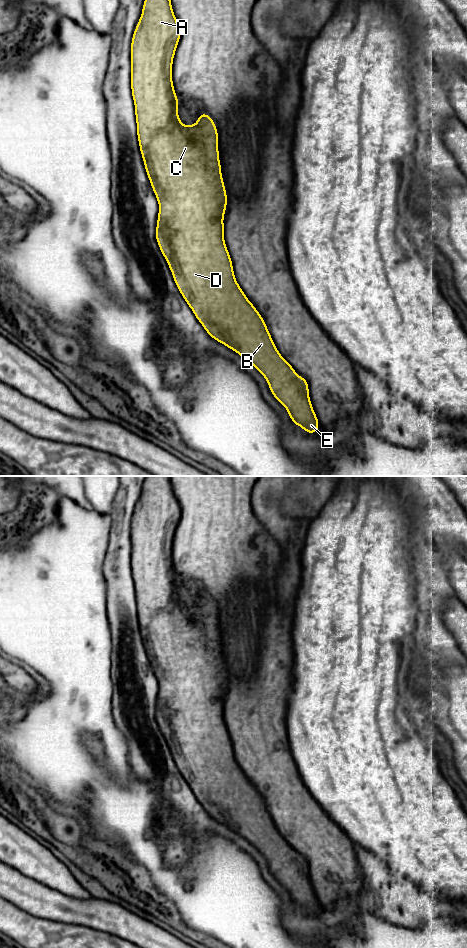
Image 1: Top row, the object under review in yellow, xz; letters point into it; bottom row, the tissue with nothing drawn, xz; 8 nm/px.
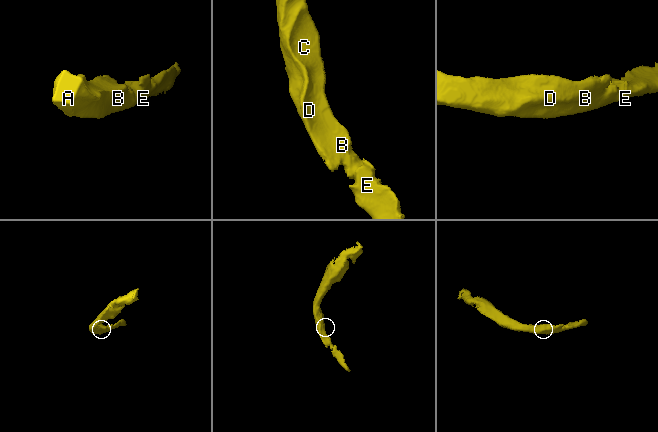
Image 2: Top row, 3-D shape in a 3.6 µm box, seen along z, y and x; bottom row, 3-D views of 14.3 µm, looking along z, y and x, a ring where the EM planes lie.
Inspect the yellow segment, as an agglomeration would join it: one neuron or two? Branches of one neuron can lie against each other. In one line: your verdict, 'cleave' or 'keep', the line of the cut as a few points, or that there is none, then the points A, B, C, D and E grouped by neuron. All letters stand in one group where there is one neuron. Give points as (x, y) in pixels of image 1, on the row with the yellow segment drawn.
keep | no cut | A B C D E

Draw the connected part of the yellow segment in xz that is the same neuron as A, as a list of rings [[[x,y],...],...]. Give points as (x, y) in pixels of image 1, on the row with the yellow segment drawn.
[[[144,0],[143,9],[140,20],[138,21],[133,37],[131,40],[131,91],[133,102],[135,104],[135,117],[137,123],[137,138],[139,141],[140,153],[142,155],[145,170],[149,178],[150,184],[154,191],[154,194],[159,203],[159,212],[156,225],[155,238],[159,245],[167,264],[173,275],[175,284],[180,291],[182,297],[187,302],[187,305],[192,309],[197,320],[202,324],[203,328],[209,334],[209,336],[226,345],[229,349],[235,351],[238,355],[242,356],[246,361],[250,362],[266,379],[268,382],[271,394],[280,402],[286,409],[291,418],[291,422],[299,427],[302,427],[306,433],[313,434],[319,430],[319,420],[312,407],[309,397],[309,386],[307,380],[301,375],[296,375],[296,370],[282,357],[277,350],[274,341],[268,331],[266,323],[261,314],[257,311],[255,306],[249,301],[244,294],[243,290],[239,286],[235,279],[233,271],[233,264],[229,255],[227,246],[224,241],[224,222],[223,217],[226,213],[226,205],[228,197],[225,190],[225,184],[223,182],[221,163],[219,160],[218,149],[218,130],[214,123],[214,120],[206,113],[200,113],[198,115],[198,122],[194,125],[184,126],[178,116],[178,106],[180,104],[177,99],[177,95],[172,81],[172,65],[173,58],[181,38],[181,28],[174,15],[171,0]]]

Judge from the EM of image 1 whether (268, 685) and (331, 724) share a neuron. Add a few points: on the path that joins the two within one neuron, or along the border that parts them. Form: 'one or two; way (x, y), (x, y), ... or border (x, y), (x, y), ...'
two; border (292, 674), (285, 720)

